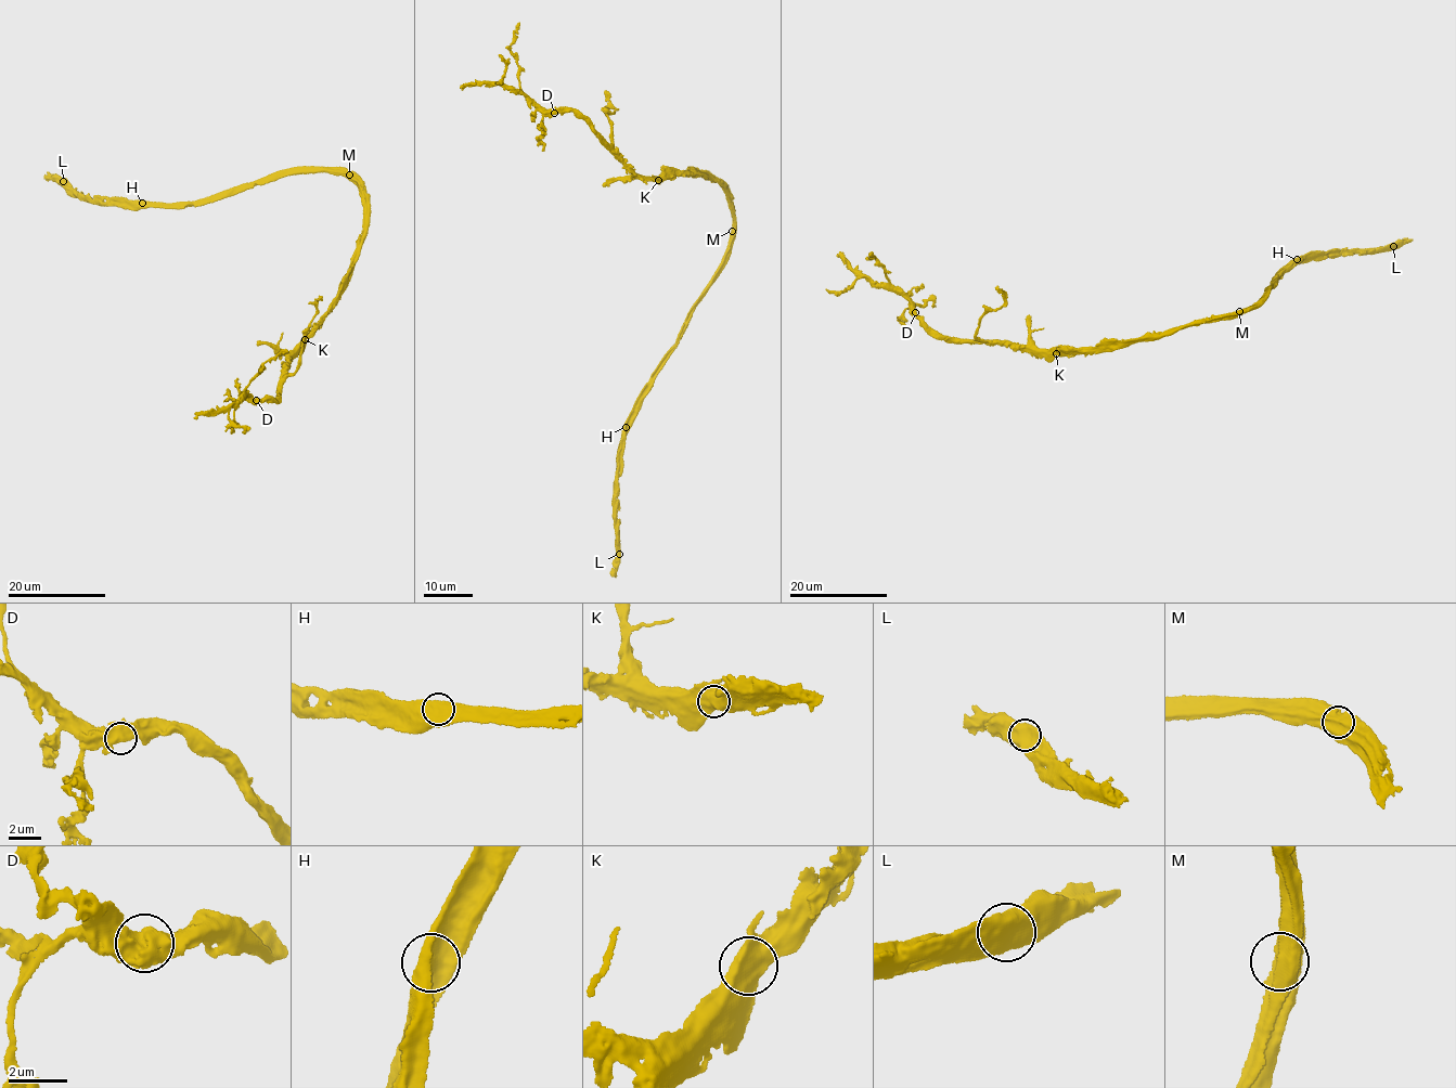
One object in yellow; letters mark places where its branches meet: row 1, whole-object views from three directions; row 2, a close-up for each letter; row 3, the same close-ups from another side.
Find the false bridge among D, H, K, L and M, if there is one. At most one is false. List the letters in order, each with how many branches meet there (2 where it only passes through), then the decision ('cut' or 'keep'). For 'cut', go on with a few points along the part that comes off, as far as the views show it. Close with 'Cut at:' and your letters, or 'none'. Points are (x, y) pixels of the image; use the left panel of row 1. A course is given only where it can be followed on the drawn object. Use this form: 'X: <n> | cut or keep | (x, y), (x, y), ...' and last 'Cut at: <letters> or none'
D: 2 | keep
H: 2 | keep
K: 2 | keep
L: 2 | keep
M: 2 | keep
Cut at: none

